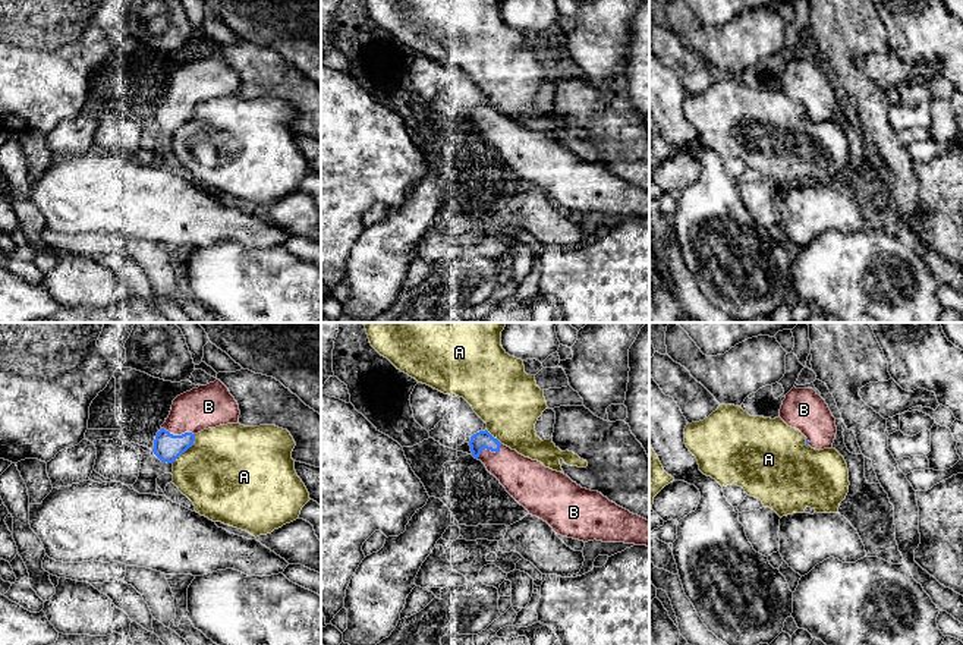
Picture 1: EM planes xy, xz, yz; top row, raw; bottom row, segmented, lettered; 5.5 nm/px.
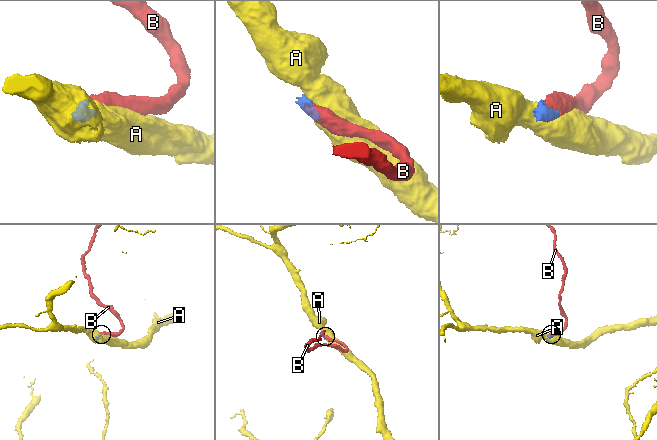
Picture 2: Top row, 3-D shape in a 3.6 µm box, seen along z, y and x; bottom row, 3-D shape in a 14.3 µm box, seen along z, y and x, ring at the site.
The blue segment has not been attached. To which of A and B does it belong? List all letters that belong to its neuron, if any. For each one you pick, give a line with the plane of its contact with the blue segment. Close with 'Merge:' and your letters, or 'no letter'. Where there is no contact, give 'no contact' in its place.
B: xy
Merge: B

